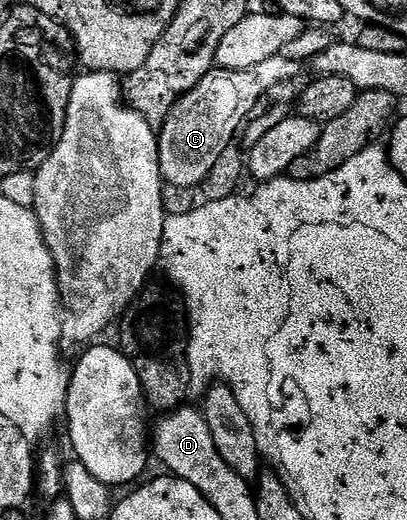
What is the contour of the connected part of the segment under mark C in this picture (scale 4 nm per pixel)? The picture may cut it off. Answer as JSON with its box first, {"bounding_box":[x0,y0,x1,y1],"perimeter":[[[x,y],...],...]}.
{"bounding_box":[158,55,300,189],"perimeter":[[[280,55],[273,59],[265,59],[265,63],[257,63],[257,67],[216,67],[207,73],[205,79],[201,79],[201,83],[197,83],[197,87],[193,87],[193,91],[185,94],[171,109],[171,114],[164,119],[158,130],[159,166],[164,182],[168,186],[176,185],[179,189],[202,186],[209,171],[218,169],[219,162],[224,160],[226,153],[223,152],[230,147],[231,140],[238,133],[240,136],[249,118],[260,108],[259,100],[270,89],[277,88],[282,81],[293,80],[299,69],[300,62],[290,61]]]}

